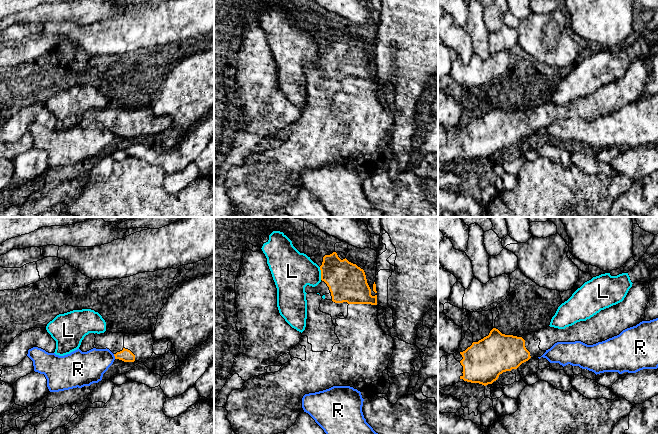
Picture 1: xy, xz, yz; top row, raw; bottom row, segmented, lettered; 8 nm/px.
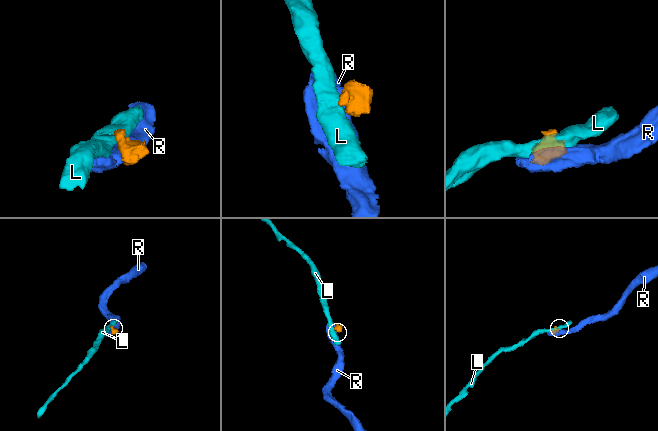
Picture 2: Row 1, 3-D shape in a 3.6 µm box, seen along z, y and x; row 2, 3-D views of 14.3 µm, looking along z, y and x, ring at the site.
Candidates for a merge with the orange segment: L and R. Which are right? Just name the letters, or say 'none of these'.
none of these

